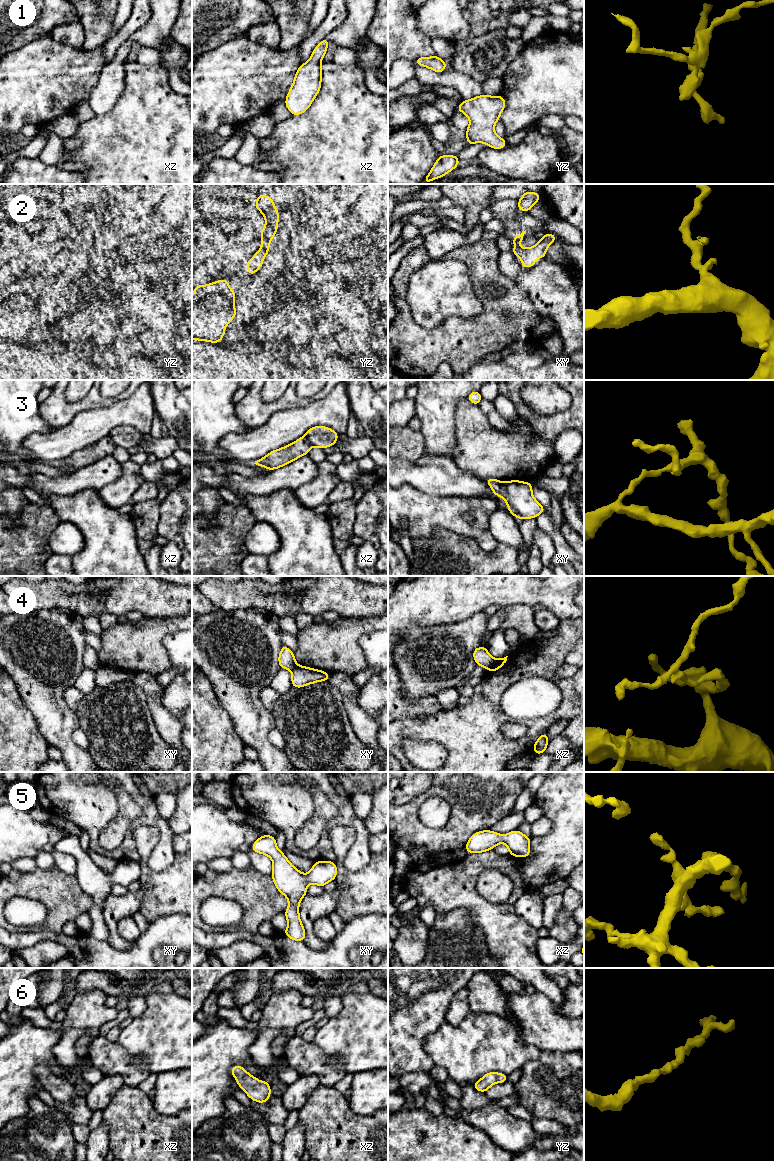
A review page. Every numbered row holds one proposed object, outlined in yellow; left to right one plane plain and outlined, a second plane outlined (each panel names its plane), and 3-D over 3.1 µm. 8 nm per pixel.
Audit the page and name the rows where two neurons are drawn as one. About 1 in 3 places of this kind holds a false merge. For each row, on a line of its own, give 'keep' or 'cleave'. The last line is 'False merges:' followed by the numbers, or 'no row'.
1: keep
2: keep
3: cleave
4: cleave
5: keep
6: keep
False merges: 3, 4

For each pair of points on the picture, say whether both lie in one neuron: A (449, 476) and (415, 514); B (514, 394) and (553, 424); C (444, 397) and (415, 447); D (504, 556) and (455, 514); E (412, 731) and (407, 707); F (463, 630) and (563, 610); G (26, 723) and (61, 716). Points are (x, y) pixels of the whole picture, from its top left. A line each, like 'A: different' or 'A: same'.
A: different
B: same
C: different
D: different
E: different
F: different
G: different

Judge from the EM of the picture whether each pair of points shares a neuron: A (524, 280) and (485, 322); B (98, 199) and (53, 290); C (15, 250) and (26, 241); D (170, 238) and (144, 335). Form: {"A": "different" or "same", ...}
{"A": "different", "B": "same", "C": "same", "D": "same"}

